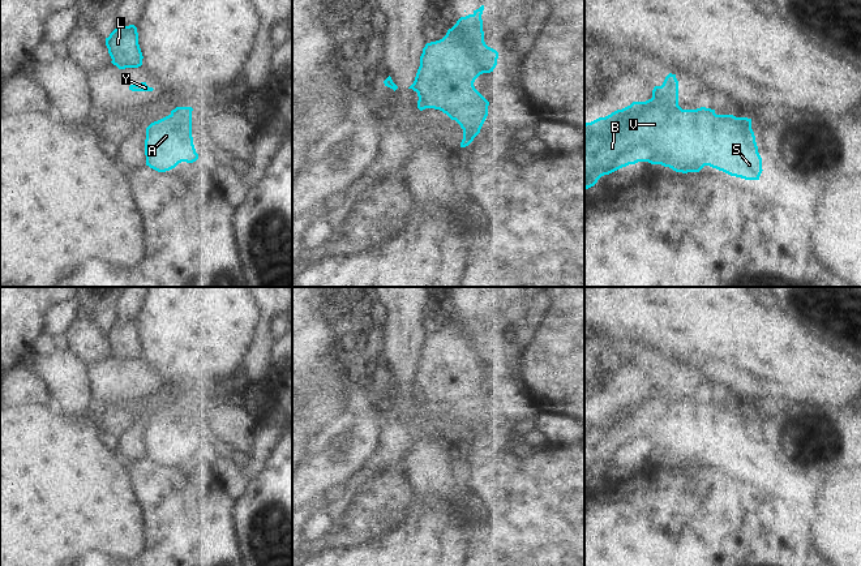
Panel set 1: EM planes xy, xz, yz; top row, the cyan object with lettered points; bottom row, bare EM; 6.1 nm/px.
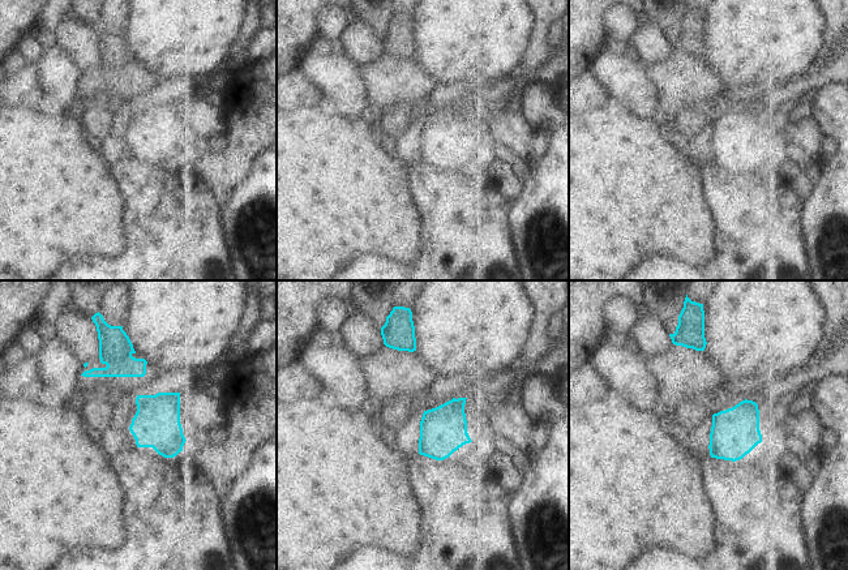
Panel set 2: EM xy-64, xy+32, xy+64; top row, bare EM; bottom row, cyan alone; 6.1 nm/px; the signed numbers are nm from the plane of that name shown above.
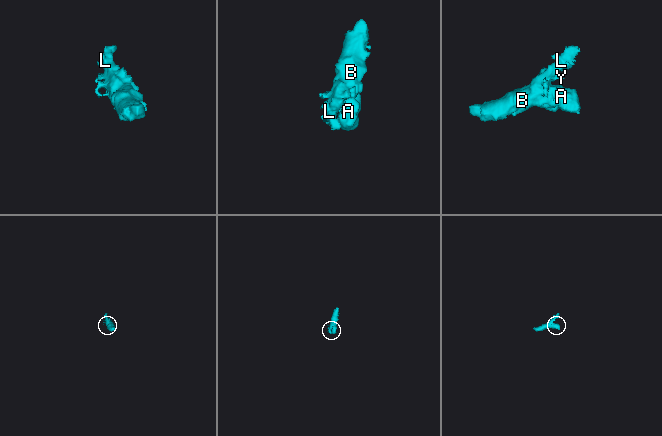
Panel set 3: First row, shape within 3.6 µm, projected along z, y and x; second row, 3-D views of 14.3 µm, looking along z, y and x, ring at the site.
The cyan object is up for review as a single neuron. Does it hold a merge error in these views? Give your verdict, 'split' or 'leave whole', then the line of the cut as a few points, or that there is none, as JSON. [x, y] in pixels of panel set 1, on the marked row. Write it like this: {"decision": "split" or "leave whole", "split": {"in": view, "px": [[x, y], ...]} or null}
{"decision": "leave whole", "split": null}

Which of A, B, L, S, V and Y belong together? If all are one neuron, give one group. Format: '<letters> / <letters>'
A B L S V Y

